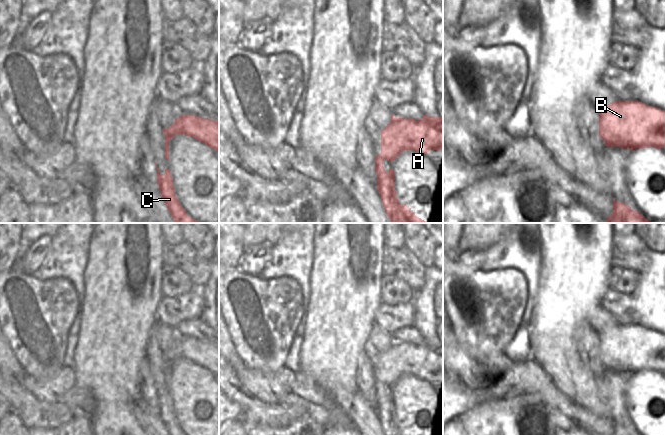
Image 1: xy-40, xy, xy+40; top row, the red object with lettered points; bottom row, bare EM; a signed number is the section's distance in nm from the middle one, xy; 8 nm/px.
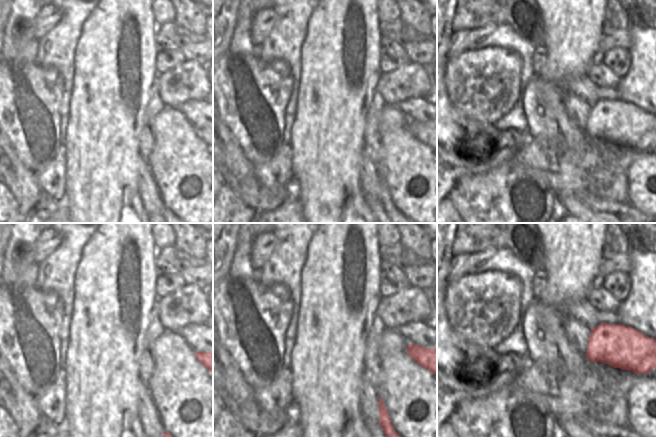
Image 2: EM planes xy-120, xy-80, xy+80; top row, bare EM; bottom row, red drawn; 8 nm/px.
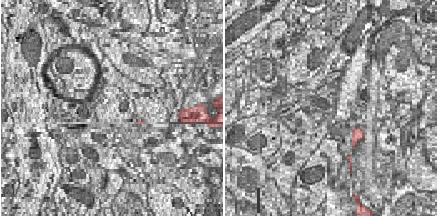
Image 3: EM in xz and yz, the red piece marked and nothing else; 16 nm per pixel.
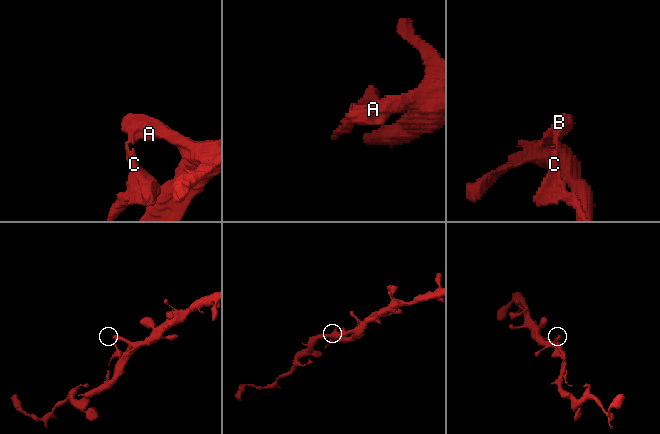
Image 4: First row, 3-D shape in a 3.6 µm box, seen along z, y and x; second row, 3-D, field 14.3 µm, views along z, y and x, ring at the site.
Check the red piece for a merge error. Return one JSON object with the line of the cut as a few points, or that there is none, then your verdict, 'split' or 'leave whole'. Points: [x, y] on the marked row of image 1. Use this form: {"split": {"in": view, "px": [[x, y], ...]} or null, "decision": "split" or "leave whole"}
{"split": {"in": "xy", "px": [[377, 155], [384, 158]]}, "decision": "split"}

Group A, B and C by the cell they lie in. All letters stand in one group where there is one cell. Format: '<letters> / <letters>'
A B / C

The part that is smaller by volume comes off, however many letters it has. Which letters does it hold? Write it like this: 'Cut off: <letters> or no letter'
Cut off: C

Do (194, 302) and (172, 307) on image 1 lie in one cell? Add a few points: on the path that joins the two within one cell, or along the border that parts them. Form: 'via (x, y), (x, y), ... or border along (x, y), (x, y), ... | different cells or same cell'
via (189, 305), (177, 307) | same cell

